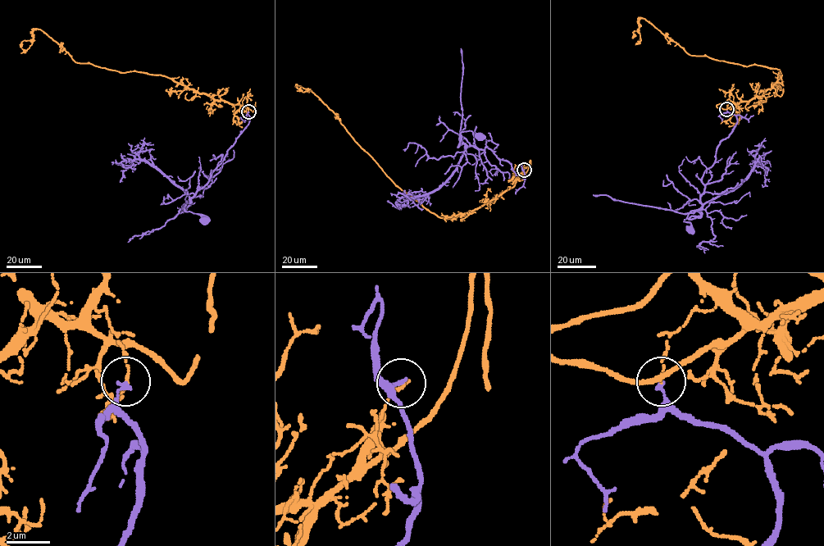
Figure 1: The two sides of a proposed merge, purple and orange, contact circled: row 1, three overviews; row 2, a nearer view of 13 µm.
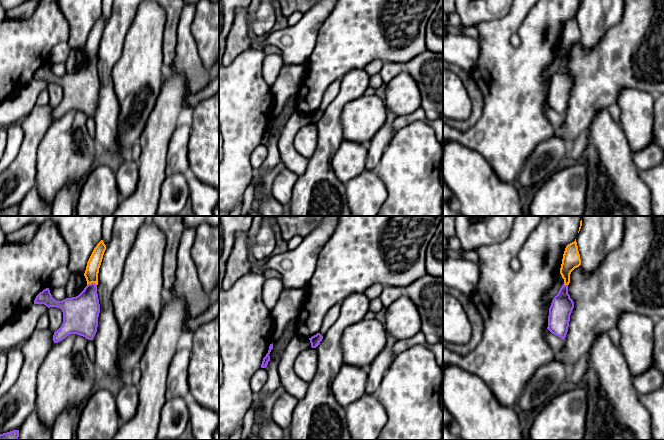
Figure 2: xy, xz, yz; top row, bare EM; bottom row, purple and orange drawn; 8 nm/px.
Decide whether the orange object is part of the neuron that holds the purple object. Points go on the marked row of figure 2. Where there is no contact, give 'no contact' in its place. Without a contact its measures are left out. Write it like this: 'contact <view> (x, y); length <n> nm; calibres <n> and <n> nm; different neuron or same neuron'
contact xy (91, 283); length 80 nm; calibres 280 and 110 nm; different neuron

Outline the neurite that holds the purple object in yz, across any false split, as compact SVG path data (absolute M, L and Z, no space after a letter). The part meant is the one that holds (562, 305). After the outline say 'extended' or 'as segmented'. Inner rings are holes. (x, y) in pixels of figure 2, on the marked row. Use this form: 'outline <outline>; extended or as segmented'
outline M563 284L549 308L547 329L552 334L565 339L573 308L574 302L568 294L568 285Z; as segmented

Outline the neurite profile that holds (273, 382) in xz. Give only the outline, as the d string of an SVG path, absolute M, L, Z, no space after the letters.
M280 351L276 352L268 362L268 365L266 367L268 379L260 391L262 395L273 393L281 385L281 379L278 372L278 365L281 354L282 352Z

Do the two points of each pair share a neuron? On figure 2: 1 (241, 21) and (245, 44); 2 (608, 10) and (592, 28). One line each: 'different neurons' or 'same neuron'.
1: same neuron
2: same neuron

